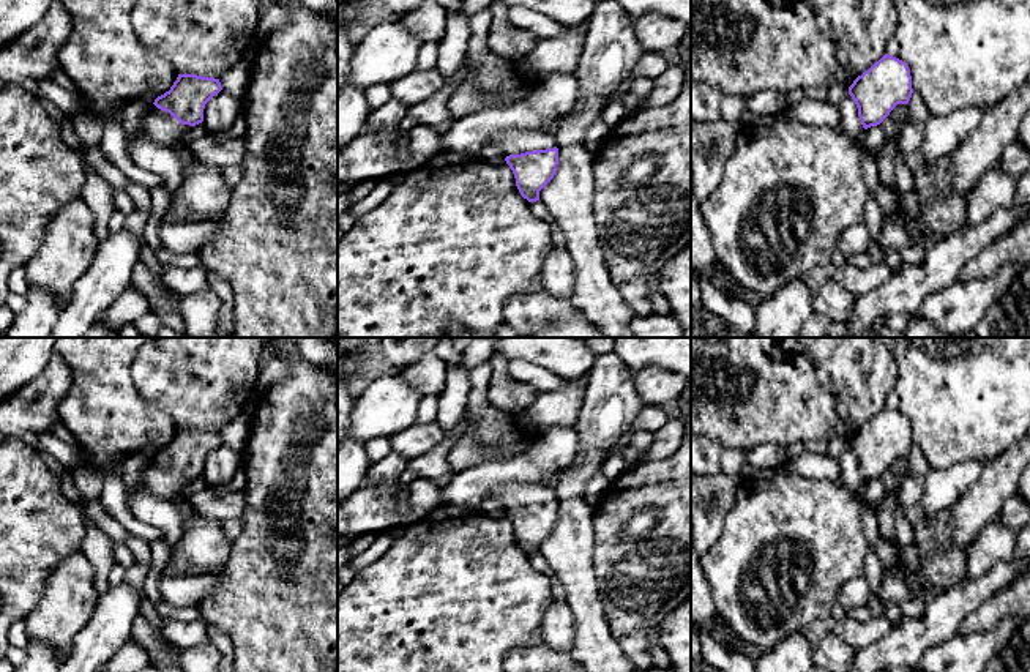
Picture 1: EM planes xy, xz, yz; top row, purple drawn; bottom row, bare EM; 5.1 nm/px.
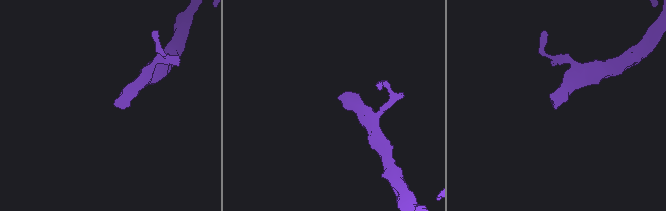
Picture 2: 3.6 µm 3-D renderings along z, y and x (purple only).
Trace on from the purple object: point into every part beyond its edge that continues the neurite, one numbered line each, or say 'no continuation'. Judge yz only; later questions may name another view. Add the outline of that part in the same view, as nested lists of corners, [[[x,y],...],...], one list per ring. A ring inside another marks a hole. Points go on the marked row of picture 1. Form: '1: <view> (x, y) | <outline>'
1: yz (850, 125) | [[[849,93],[838,103],[838,114],[839,125],[836,126],[836,129],[841,134],[860,140],[860,134],[864,128],[858,117],[858,107]]]

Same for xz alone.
1: xz (516, 141) | [[[514,128],[491,136],[487,144],[495,144],[505,159],[509,155],[554,148],[557,139],[546,131]]]

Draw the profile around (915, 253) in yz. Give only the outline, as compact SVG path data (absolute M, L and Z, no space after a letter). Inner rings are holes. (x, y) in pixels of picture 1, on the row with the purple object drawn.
M910 241L909 246L905 246L899 256L904 263L920 265L926 259L926 251L929 248L929 243L924 241Z

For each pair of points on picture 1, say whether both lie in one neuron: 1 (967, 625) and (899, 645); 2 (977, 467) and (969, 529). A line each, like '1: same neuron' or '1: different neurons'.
1: different neurons
2: different neurons

